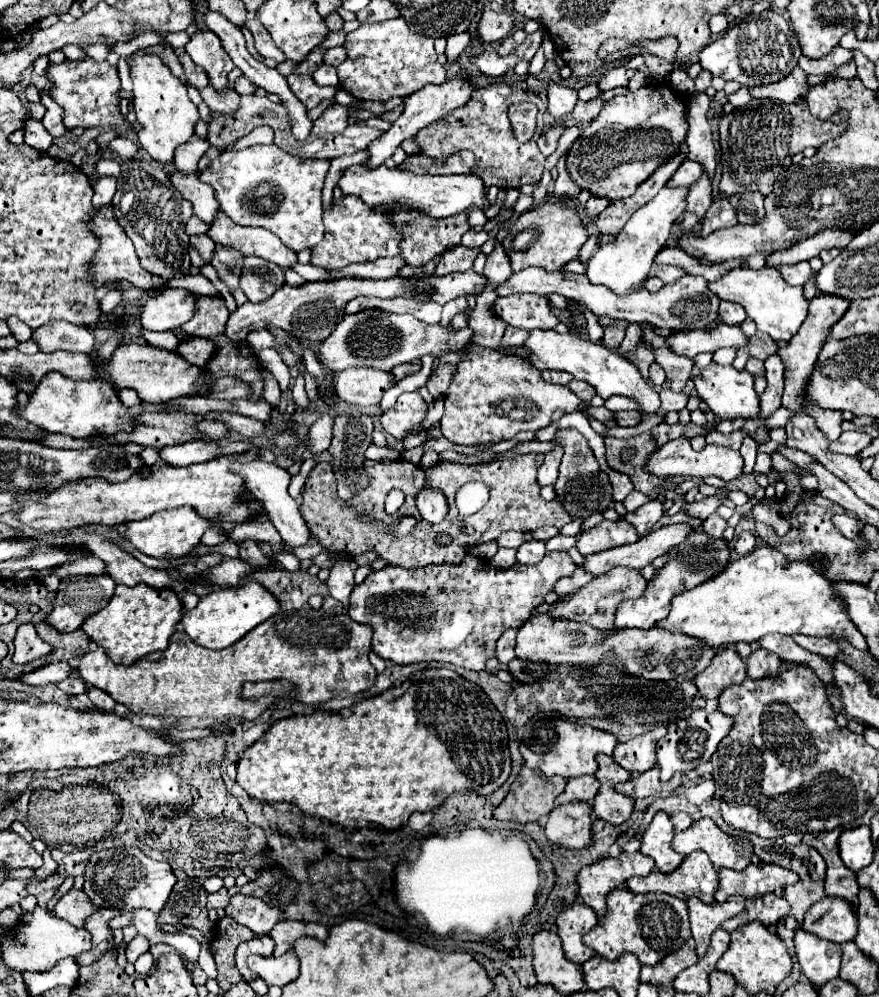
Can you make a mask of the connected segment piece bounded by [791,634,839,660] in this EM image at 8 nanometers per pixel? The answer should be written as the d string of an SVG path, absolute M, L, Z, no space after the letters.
M795 634L791 636L801 648L813 652L813 654L819 654L823 658L835 658L837 652L839 652L839 646L831 640L831 638L811 638L811 636L803 636L803 634Z

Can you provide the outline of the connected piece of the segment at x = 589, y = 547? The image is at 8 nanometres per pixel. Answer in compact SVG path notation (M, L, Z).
M603 520L601 524L589 530L583 530L577 536L575 548L583 556L587 556L587 554L609 550L609 548L633 544L637 540L639 540L639 534L635 532L635 528L631 528L627 520Z

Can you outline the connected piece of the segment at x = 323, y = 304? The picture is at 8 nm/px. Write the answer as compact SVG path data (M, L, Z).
M339 278L339 280L327 280L327 282L307 282L299 288L291 288L283 284L269 300L259 304L243 304L235 312L231 312L227 324L225 324L225 336L231 340L243 342L249 330L255 328L267 328L269 324L283 328L297 338L321 342L327 338L329 332L333 332L333 326L345 316L345 306L349 300L357 296L377 296L377 298L415 298L415 300L427 300L427 296L419 296L417 292L403 292L403 284L407 278L389 278L389 280L361 280L361 278Z

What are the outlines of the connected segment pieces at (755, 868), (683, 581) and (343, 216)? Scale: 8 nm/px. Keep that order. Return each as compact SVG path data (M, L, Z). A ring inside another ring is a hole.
M749 864L741 872L721 868L719 870L719 890L715 892L715 900L727 902L727 898L733 894L739 894L751 900L755 896L763 896L777 888L795 884L795 880L799 880L795 872L785 870L777 864Z
M695 528L683 544L673 546L671 552L667 552L671 558L665 564L665 568L657 570L653 574L653 580L647 582L647 588L643 592L641 598L637 600L625 600L619 604L617 614L615 614L615 626L617 628L641 628L641 630L651 630L657 626L657 622L661 622L663 618L669 616L671 610L671 598L691 590L711 578L715 578L719 572L725 570L725 566L729 564L729 556L731 556L731 546L725 538L711 538L707 534L703 534L703 530ZM675 554L683 554L683 556L675 556Z
M343 196L331 202L329 210L323 210L325 236L323 240L311 248L309 264L319 268L341 270L349 264L375 262L383 256L399 256L401 254L401 230L395 228L395 220L389 212L377 212L369 204L365 204L357 196Z

